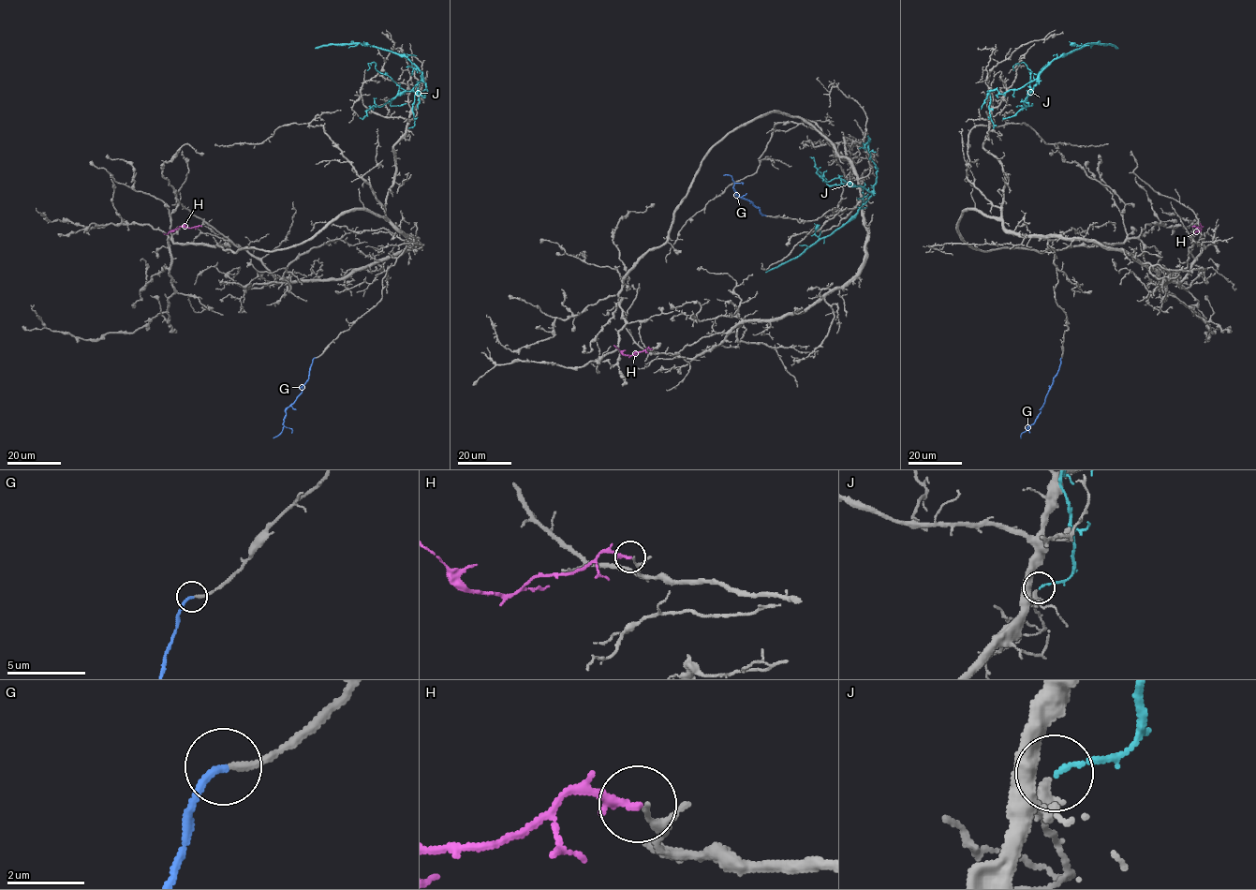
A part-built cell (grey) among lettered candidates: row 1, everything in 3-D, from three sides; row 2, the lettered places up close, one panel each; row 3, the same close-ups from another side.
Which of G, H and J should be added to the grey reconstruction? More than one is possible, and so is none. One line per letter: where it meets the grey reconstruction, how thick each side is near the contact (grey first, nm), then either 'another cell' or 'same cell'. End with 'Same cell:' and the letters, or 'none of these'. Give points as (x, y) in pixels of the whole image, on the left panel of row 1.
G: meets grey at (315, 357); 190 nm thick on the grey side, 200 nm on the other; same cell
H: meets grey at (201, 226); 150 nm thick on the grey side, 240 nm on the other; another cell
J: meets grey at (408, 128); 300 nm thick on the grey side, 120 nm on the other; another cell
Same cell: G

